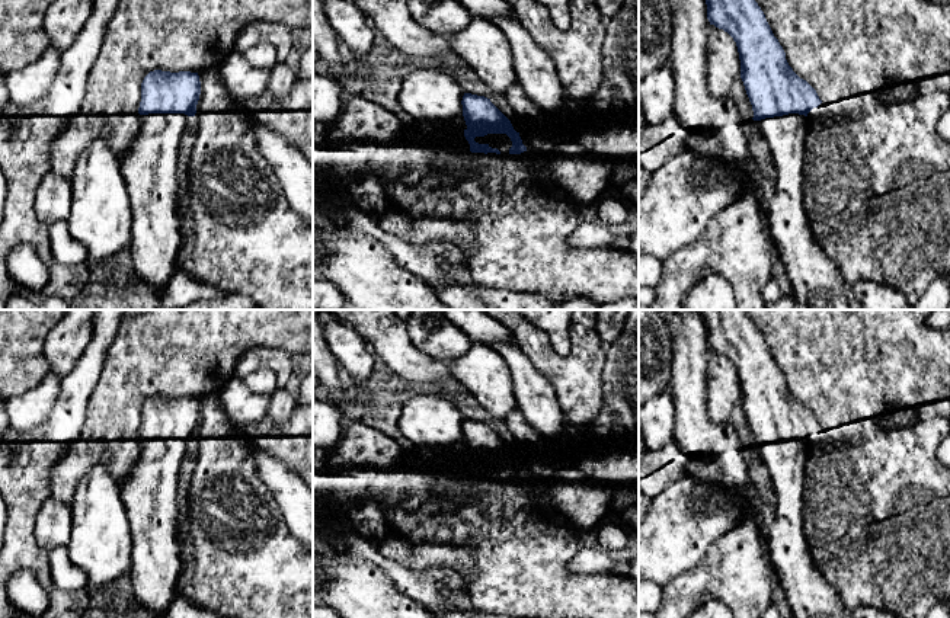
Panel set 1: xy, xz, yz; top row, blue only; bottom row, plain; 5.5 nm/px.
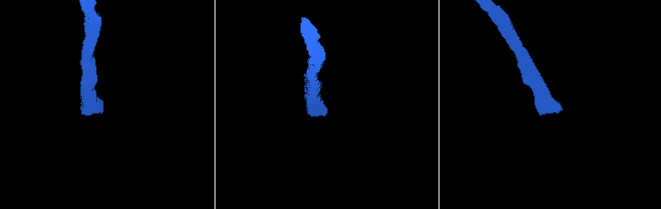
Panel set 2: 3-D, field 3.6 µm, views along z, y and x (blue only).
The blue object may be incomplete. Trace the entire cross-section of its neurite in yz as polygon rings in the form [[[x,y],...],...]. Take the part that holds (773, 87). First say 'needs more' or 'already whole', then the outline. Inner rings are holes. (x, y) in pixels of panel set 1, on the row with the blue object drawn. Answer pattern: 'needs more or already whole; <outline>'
needs more; [[[706,0],[710,25],[727,32],[736,42],[741,60],[741,79],[752,105],[754,121],[774,160],[777,179],[767,202],[771,243],[784,263],[796,300],[796,310],[851,310],[850,286],[838,265],[816,241],[803,206],[803,153],[807,113],[822,100],[816,90],[800,79],[786,60],[786,52],[774,36],[764,12],[755,0]]]

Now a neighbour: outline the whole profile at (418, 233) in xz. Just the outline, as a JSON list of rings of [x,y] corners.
[[[390,208],[381,215],[380,227],[384,233],[418,247],[434,241],[455,244],[461,250],[463,262],[467,266],[468,259],[476,252],[471,228],[454,220],[412,220],[403,212]]]

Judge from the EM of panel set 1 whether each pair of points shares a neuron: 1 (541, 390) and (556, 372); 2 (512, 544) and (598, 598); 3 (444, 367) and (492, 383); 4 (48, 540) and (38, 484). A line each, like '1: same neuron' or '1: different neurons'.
1: different neurons
2: same neuron
3: different neurons
4: different neurons

